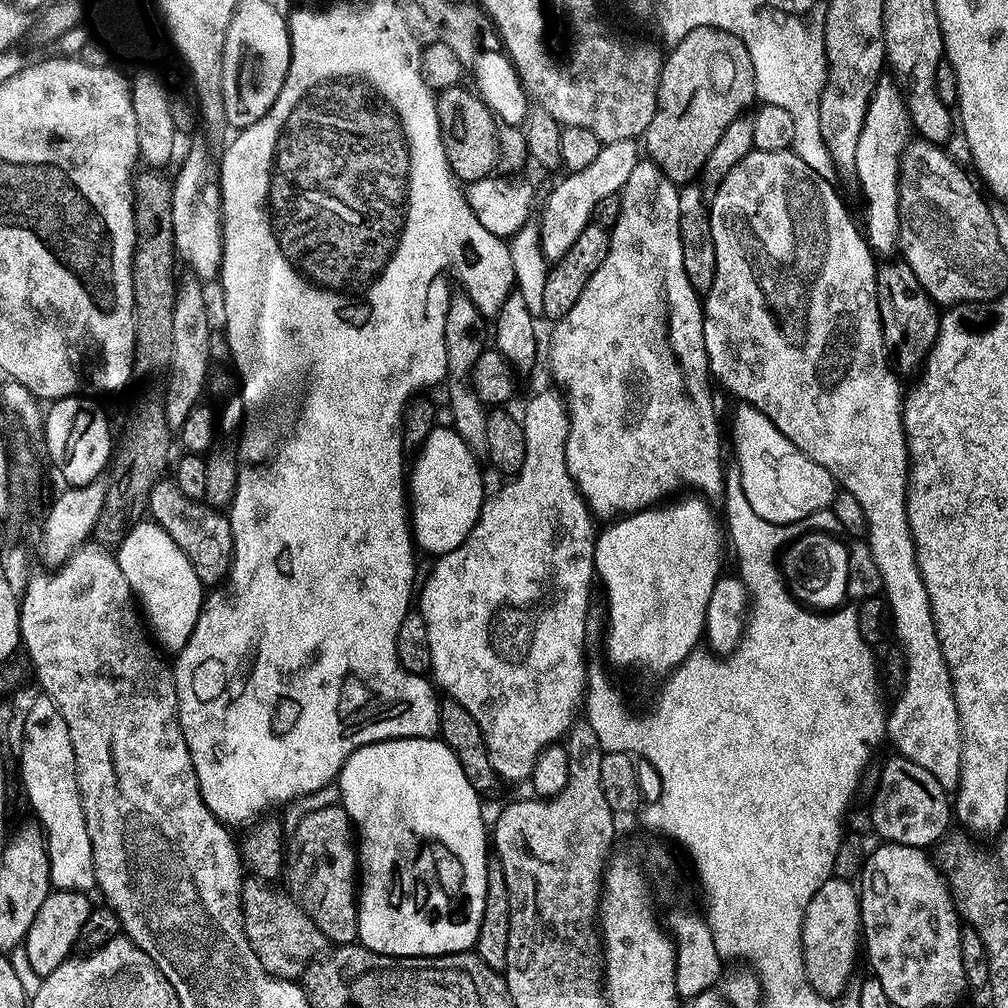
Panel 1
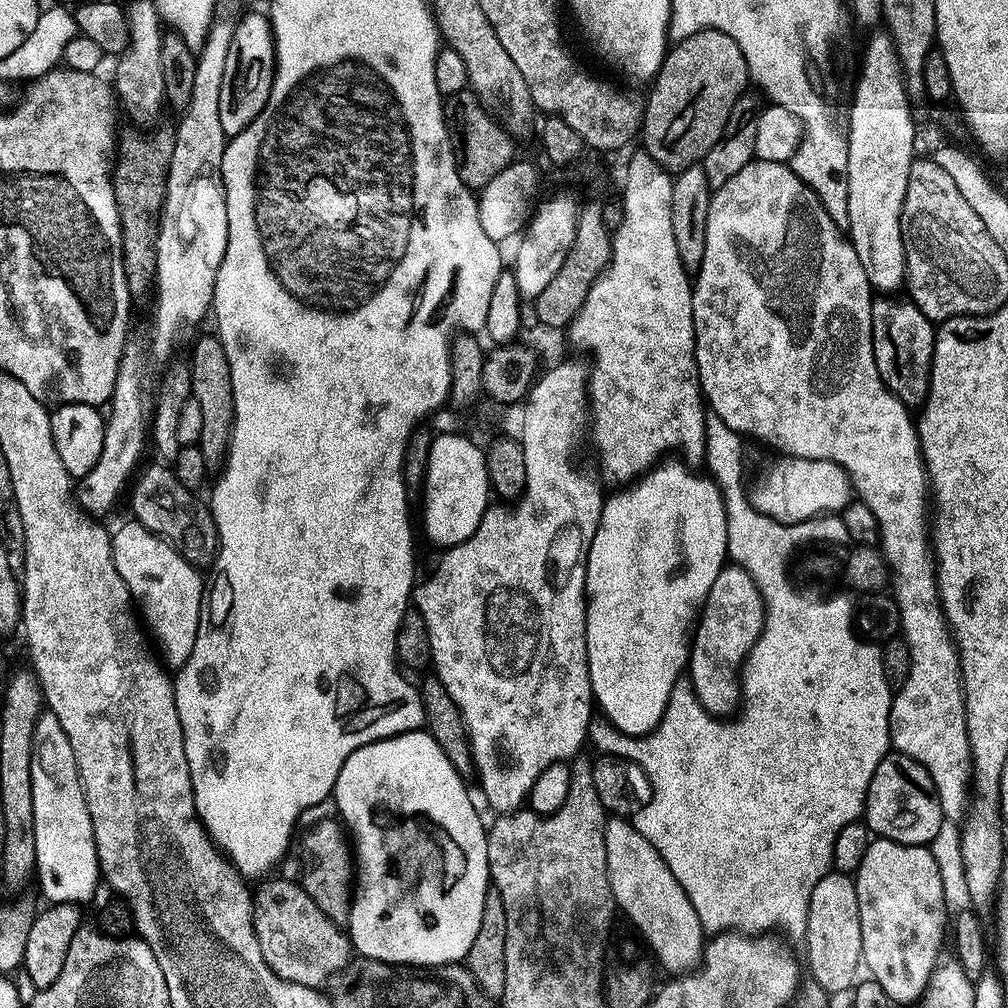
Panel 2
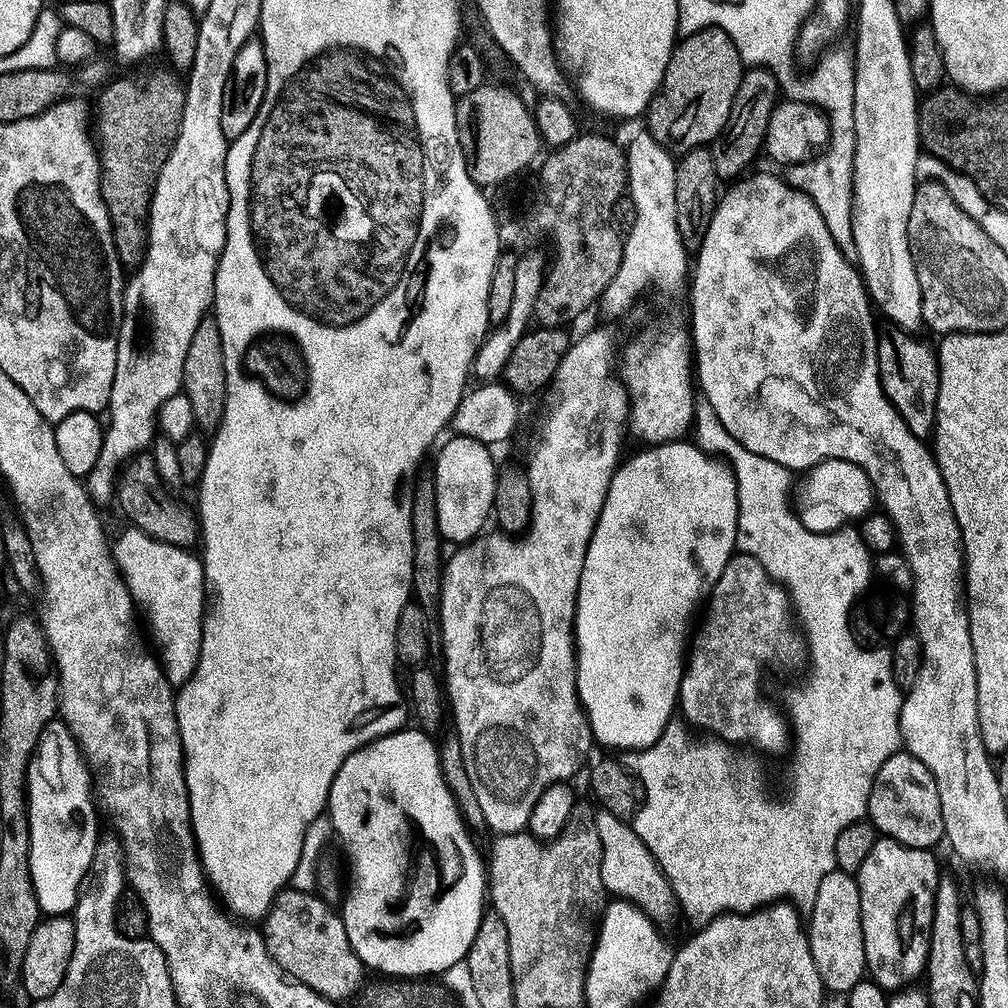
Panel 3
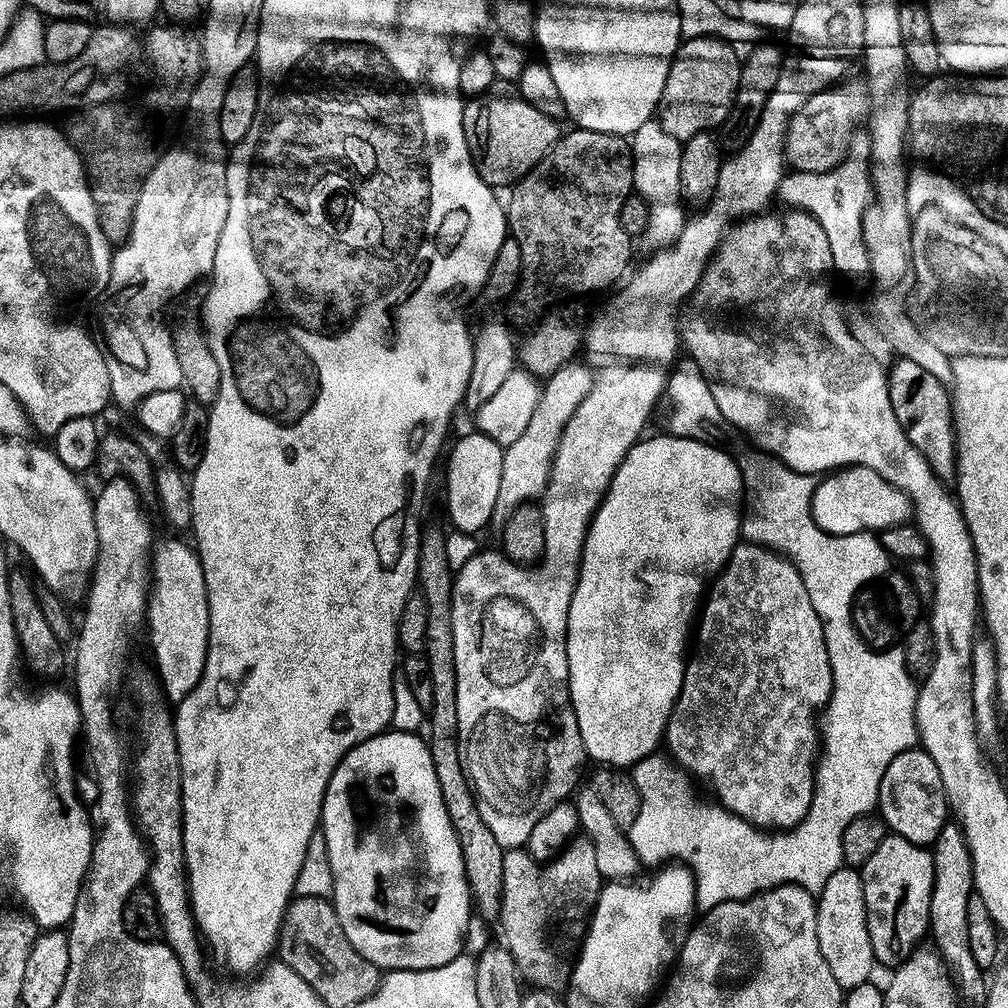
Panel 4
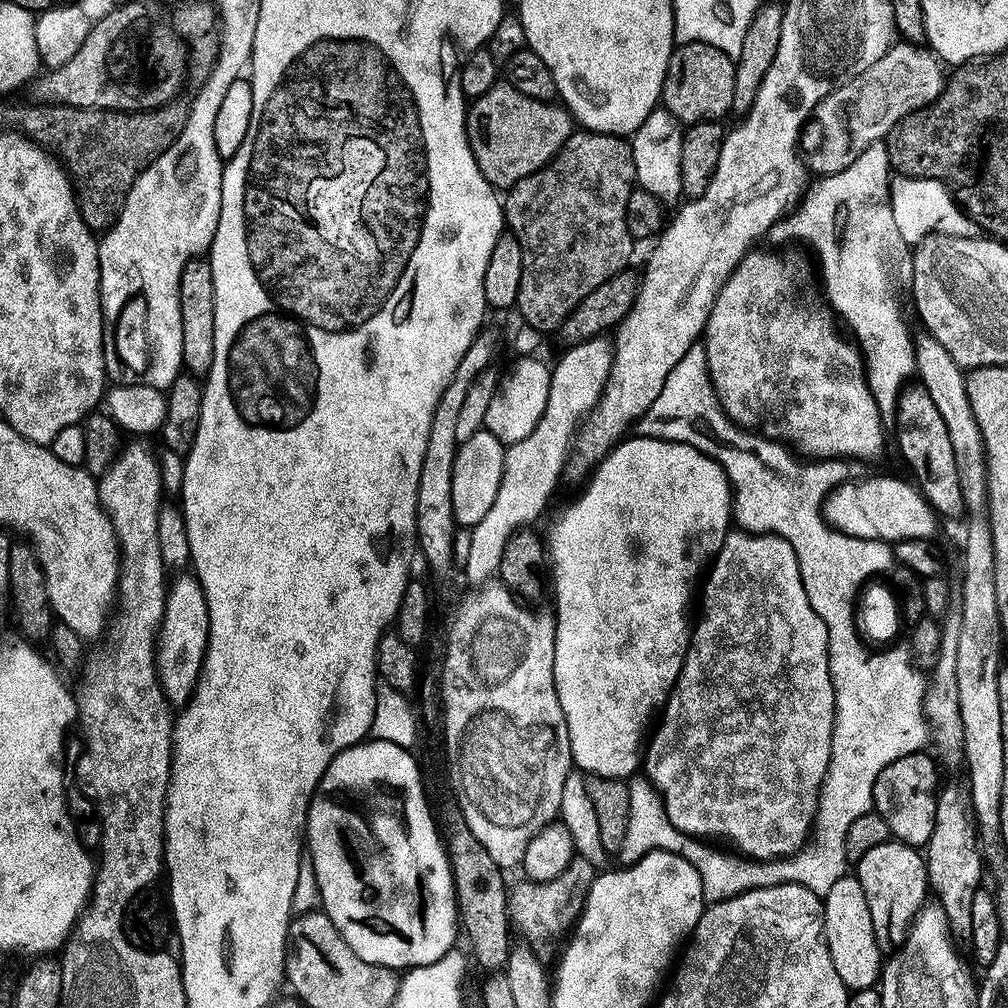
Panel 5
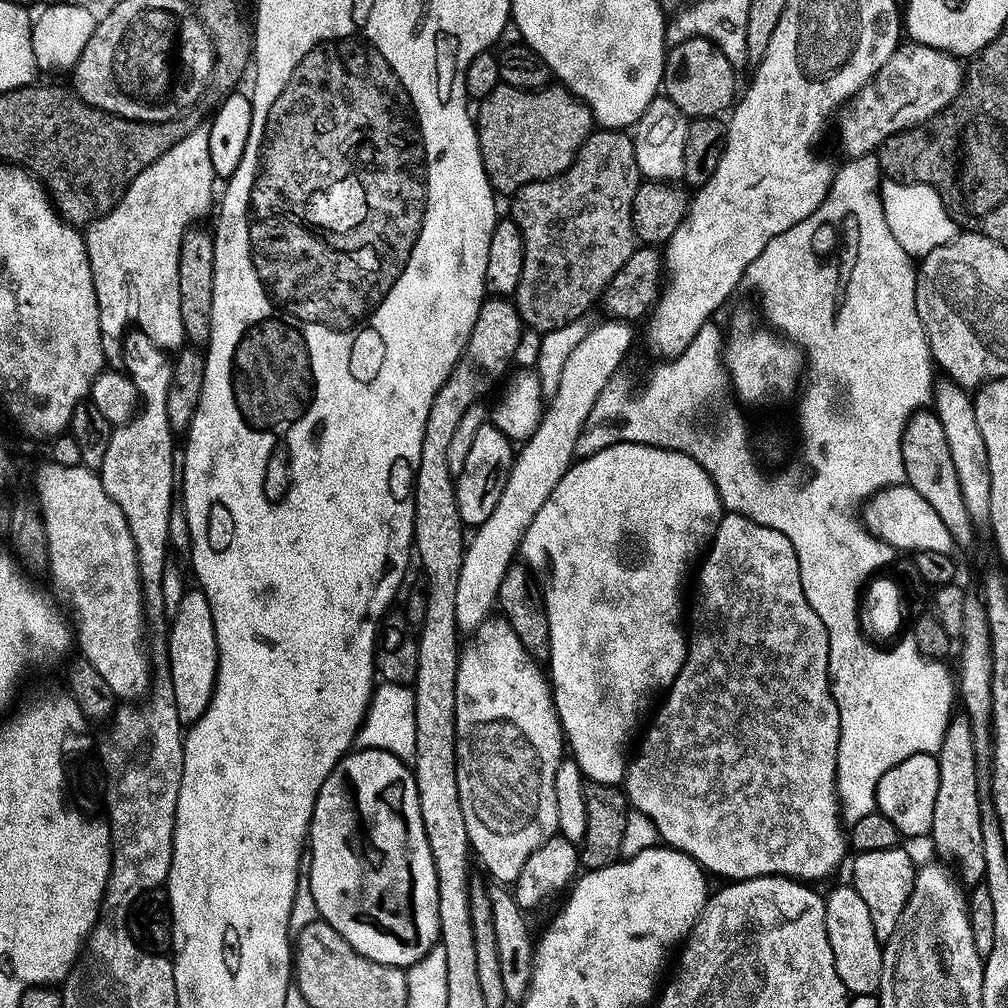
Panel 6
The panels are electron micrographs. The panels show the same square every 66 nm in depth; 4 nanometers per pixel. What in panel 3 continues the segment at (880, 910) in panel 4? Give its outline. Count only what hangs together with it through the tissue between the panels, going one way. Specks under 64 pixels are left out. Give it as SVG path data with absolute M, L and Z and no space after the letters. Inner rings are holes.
M877 839L866 862L854 874L860 895L862 942L866 972L885 990L904 990L925 975L928 939L932 934L936 887L942 869L926 848L911 848L897 840Z

